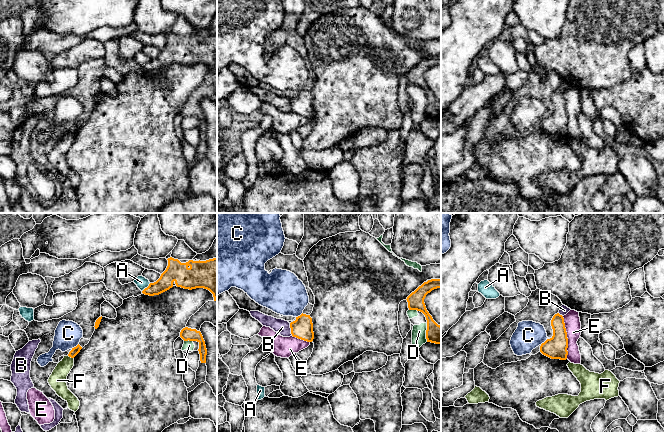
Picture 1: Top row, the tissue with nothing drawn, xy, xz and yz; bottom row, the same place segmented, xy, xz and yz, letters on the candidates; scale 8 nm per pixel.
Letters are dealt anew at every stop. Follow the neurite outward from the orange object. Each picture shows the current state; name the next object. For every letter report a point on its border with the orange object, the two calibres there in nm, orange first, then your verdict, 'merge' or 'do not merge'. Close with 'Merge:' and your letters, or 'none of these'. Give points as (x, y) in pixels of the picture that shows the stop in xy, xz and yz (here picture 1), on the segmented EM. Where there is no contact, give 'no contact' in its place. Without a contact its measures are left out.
A: meets orange in xy at (147, 287); 140 nm thick on the orange side, 90 nm on the other; do not merge
B: meets orange in xz at (291, 329); 180 nm thick on the orange side, 120 nm on the other; do not merge
C: meets orange in xy at (74, 347); 60 nm thick on the orange side, 200 nm on the other; do not merge
D: meets orange in xy at (188, 339); 100 nm thick on the orange side, 80 nm on the other; do not merge
E: meets orange in yz at (566, 337); 180 nm thick on the orange side, 130 nm on the other; do not merge
F: meets orange in xy at (71, 357); 60 nm thick on the orange side, 140 nm on the other; do not merge
Merge: none of these

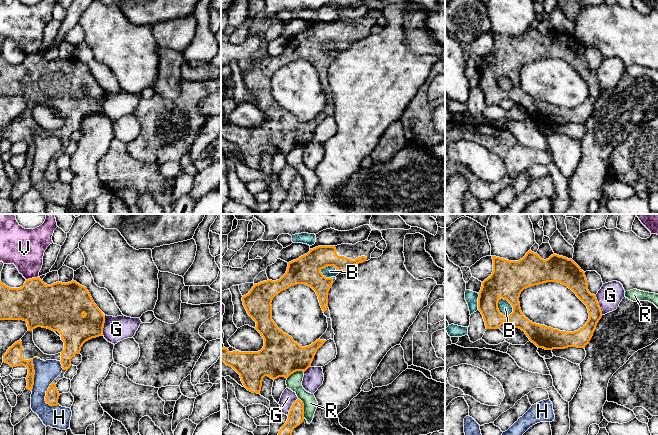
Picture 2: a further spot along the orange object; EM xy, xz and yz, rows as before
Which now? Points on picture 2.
B: meets orange in yz at (512, 306); 280 nm thick on the orange side, 110 nm on the other; do not merge
G: meets orange in xy at (104, 322); 260 nm thick on the orange side, 200 nm on the other; do not merge
H: meets orange in xy at (34, 373); 140 nm thick on the orange side, 180 nm on the other; do not merge
R: meets orange in xz at (303, 408); 130 nm thick on the orange side, 130 nm on the other; do not merge
V: meets orange in xy at (31, 279); 360 nm thick on the orange side, 300 nm on the other; do not merge
Merge: none of these

